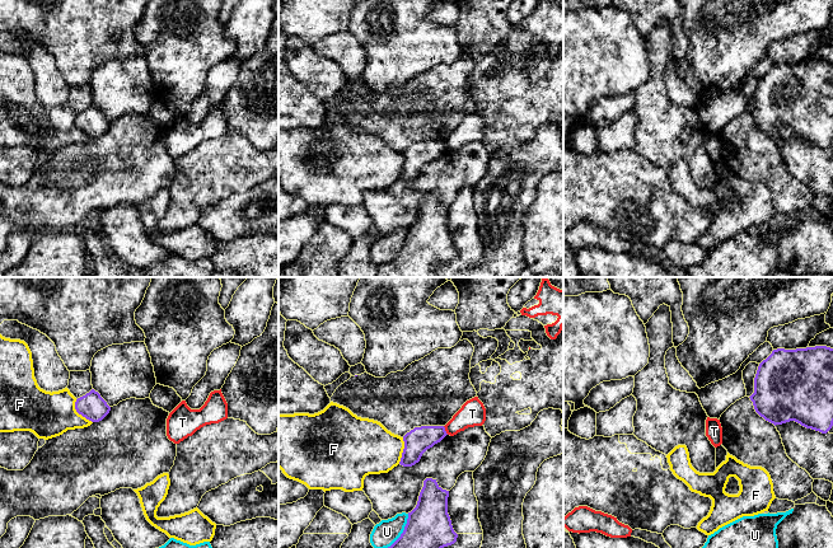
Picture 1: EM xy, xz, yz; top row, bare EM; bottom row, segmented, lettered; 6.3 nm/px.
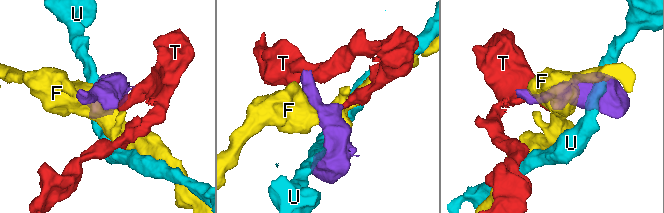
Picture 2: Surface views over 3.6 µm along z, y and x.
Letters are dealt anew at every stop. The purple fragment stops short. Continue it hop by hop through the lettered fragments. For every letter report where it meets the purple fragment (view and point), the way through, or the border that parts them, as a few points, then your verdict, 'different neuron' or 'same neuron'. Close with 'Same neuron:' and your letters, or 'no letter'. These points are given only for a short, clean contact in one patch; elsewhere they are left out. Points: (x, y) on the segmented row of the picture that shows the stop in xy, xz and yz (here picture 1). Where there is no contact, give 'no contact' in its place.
F: xy (79, 413) | different neuron
T: xz (444, 430) | along xz (443, 426), (448, 434) | different neuron
U: xz (403, 532) | different neuron
Same neuron: no letter

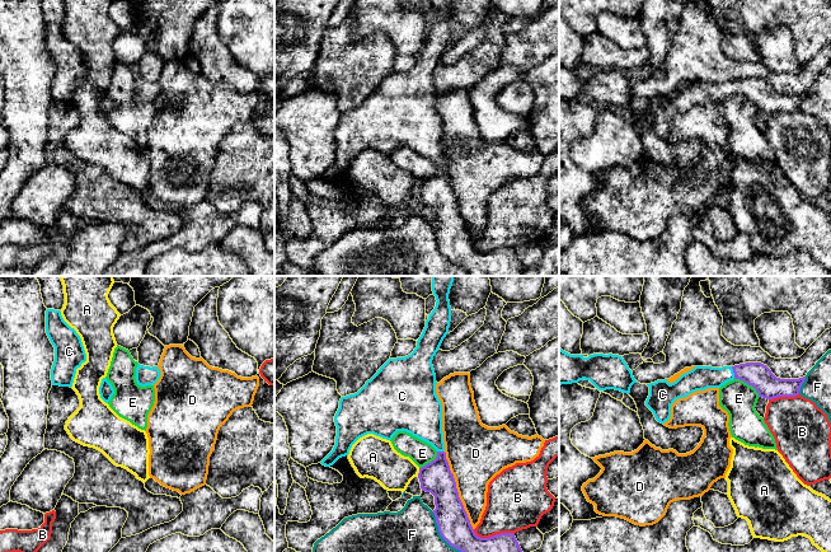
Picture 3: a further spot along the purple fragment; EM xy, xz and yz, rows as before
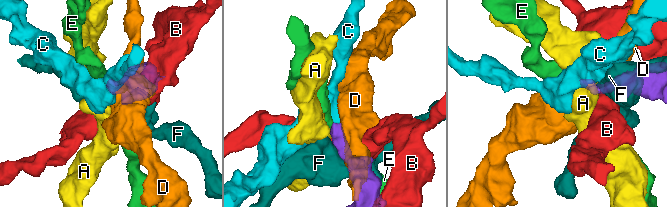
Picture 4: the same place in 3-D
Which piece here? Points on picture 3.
A: xz (419, 472) | along xz (419, 468), (417, 475) | different neuron
B: xz (493, 536) | different neuron
C: yz (733, 372) | across yz (768, 386), (756, 374), (733, 372), (718, 377), (700, 378) | same neuron
D: xz (456, 491) | different neuron
E: yz (749, 384) | along yz (735, 378), (750, 384), (760, 396) | different neuron
F: xz (440, 533) | different neuron
Same neuron: C

